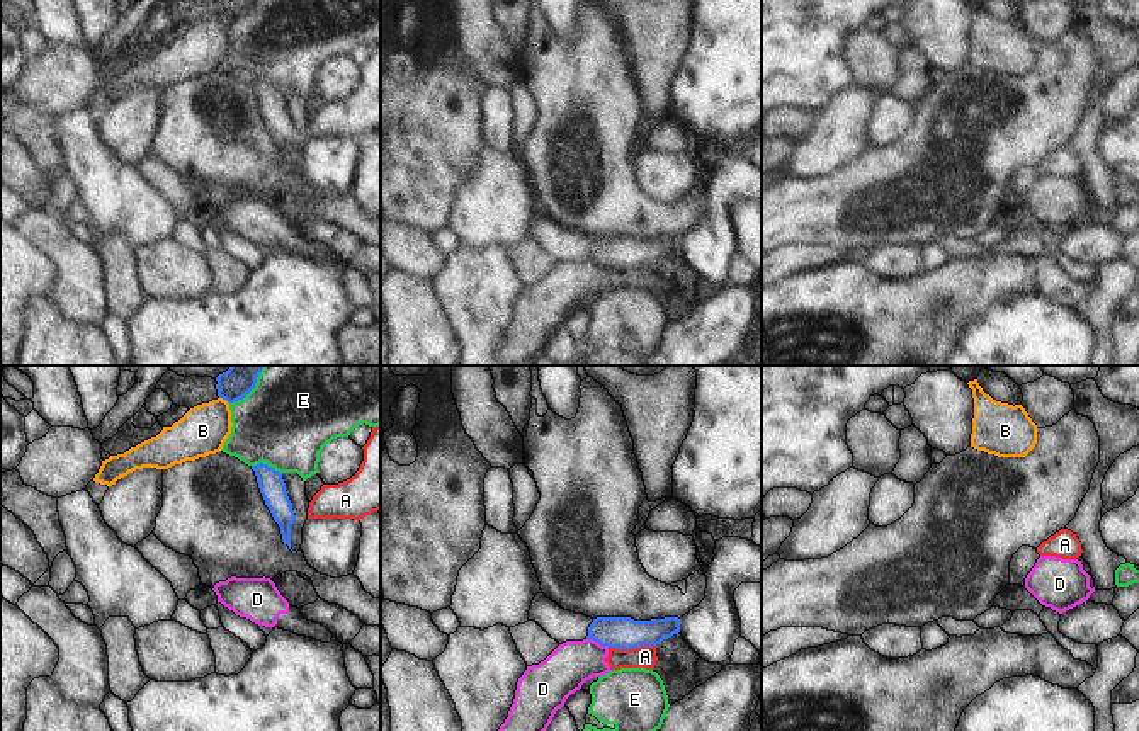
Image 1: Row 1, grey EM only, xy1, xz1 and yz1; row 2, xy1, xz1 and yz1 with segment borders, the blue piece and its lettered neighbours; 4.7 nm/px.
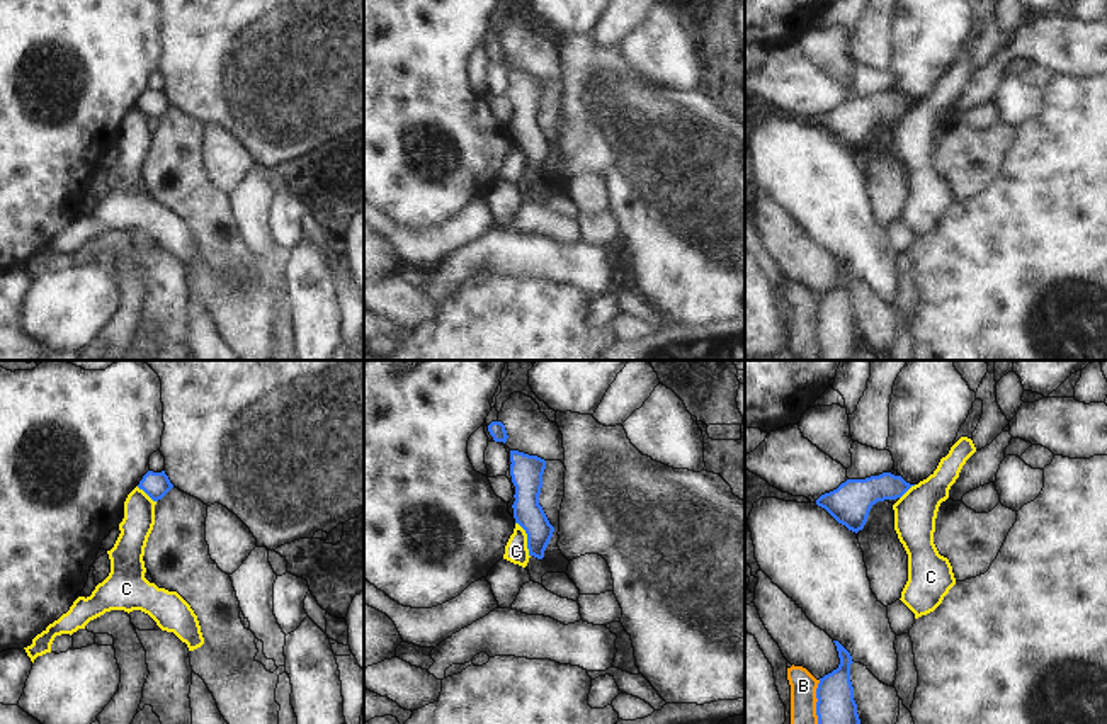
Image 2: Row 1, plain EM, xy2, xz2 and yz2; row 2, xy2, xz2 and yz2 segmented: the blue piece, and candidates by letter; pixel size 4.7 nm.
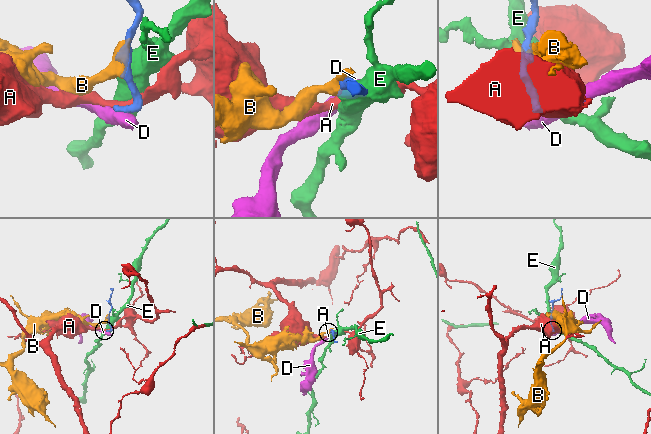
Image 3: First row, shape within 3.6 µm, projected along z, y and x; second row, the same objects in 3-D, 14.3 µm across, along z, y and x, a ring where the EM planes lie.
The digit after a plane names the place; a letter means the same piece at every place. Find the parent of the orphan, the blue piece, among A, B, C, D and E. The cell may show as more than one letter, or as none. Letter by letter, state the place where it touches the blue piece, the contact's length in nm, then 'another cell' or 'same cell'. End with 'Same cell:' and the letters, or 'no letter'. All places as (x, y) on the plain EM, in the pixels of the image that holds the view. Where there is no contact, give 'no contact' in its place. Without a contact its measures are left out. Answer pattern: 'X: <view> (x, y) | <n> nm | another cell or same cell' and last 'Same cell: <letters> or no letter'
A: xz1 (631, 267) | 220 nm | another cell
B: yz2 (817, 330) | 280 nm | another cell
C: xz2 (527, 158) | 180 nm | another cell
D: xz1 (597, 260) | 120 nm | another cell
E: xy1 (243, 16) | 170 nm | another cell
Same cell: no letter

